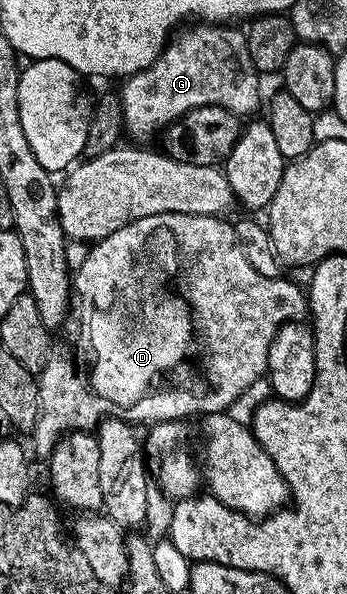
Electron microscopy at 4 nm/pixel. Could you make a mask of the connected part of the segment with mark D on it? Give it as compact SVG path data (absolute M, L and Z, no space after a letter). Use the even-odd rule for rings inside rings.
M159 213L158 215L146 215L146 219L134 219L134 223L126 223L126 227L122 227L118 231L114 231L114 235L104 237L99 243L93 244L86 261L74 273L74 297L80 301L80 329L84 332L84 341L88 344L88 349L92 352L92 377L90 373L90 388L101 401L112 405L117 414L123 416L124 420L129 423L137 423L136 421L148 421L147 423L155 423L158 421L170 421L173 419L189 419L195 413L199 415L207 415L210 413L222 413L231 410L234 399L238 399L238 395L242 395L242 391L246 391L246 387L250 387L250 383L261 380L268 371L268 348L274 339L276 332L287 323L287 321L299 321L308 313L308 299L303 288L300 289L292 281L284 281L283 276L267 277L266 275L258 275L258 271L254 271L254 267L250 267L250 262L246 260L246 255L242 255L242 247L240 240L236 238L236 226L230 220L223 216L207 217L206 215L190 215L189 213Z

